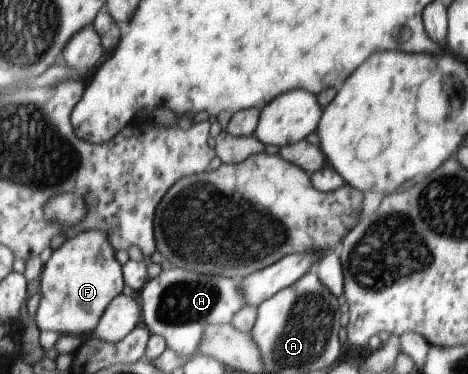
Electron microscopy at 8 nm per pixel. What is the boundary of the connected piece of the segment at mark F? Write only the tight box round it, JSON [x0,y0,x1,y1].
[34,231,126,338]

